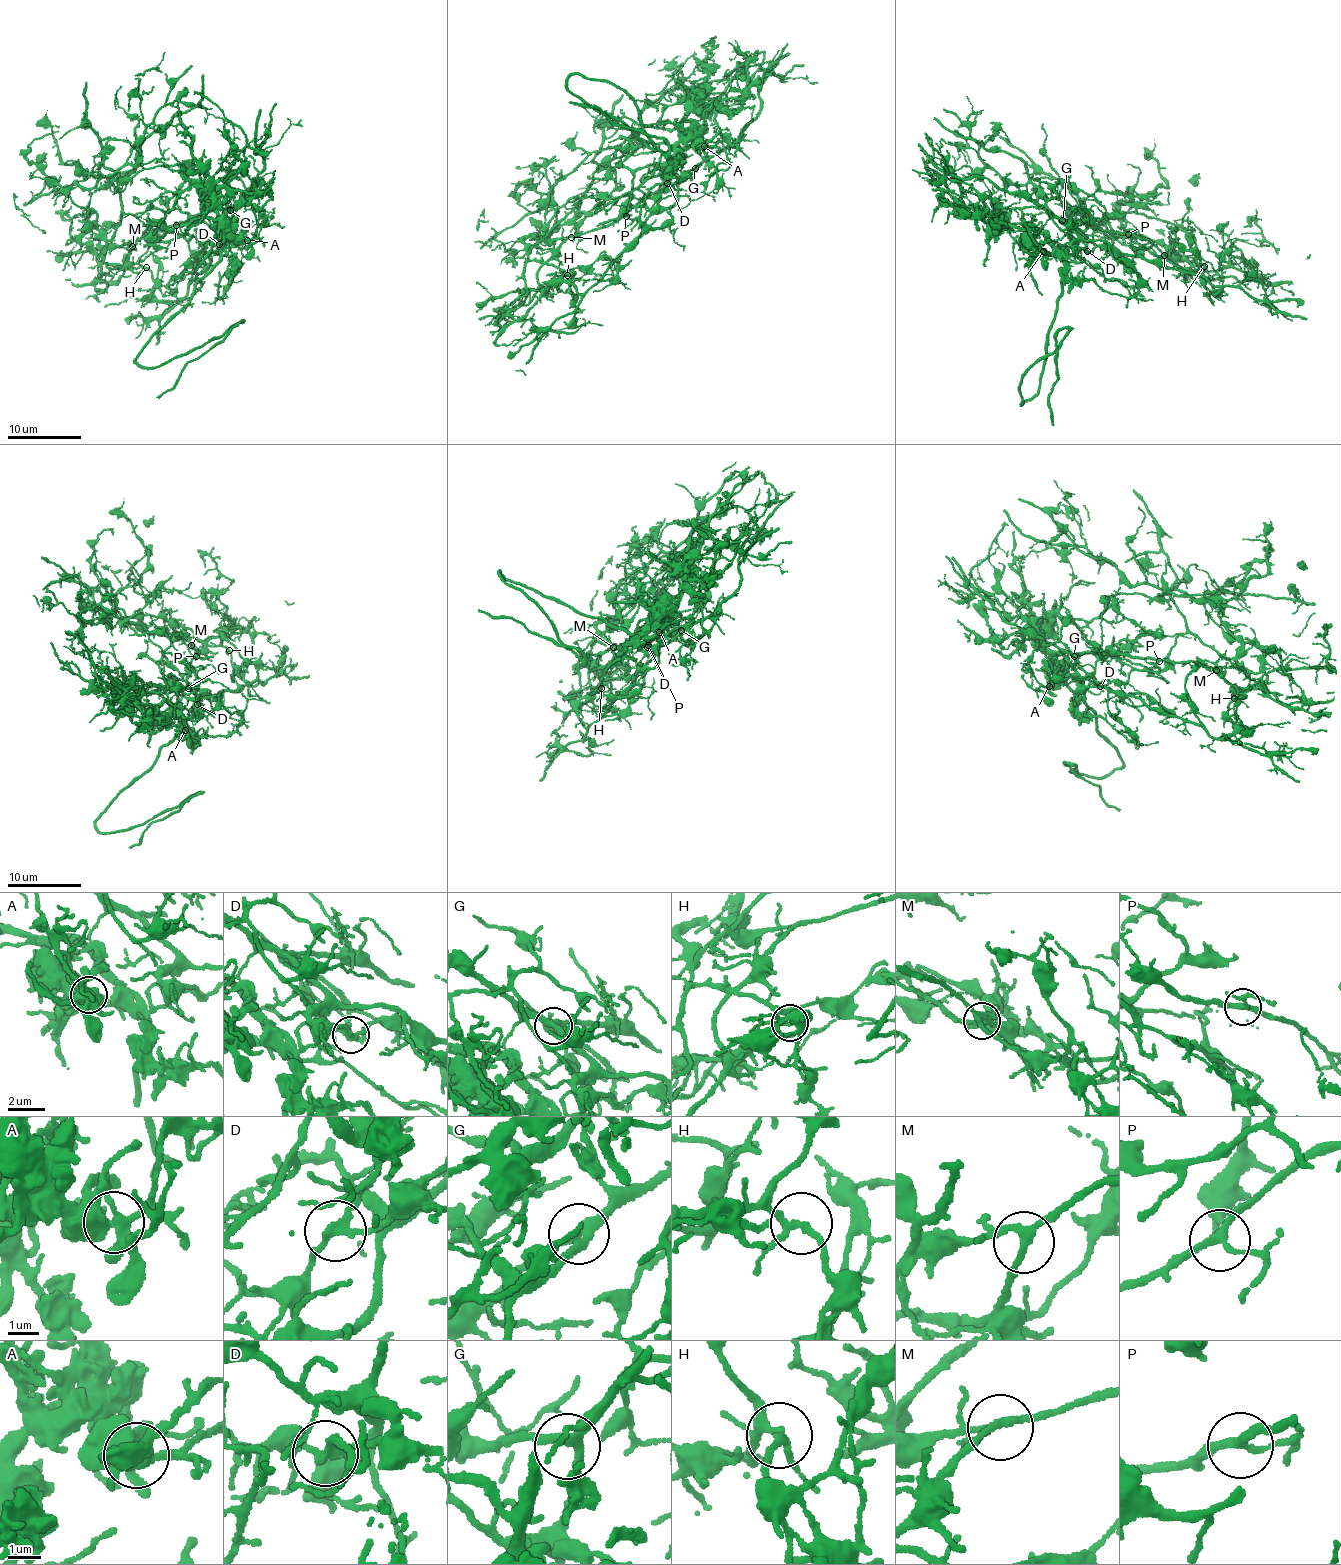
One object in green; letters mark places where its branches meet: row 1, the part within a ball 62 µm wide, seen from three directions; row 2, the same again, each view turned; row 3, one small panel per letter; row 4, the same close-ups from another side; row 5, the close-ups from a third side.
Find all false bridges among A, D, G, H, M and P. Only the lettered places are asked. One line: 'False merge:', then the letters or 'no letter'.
False merge: A, D, H

